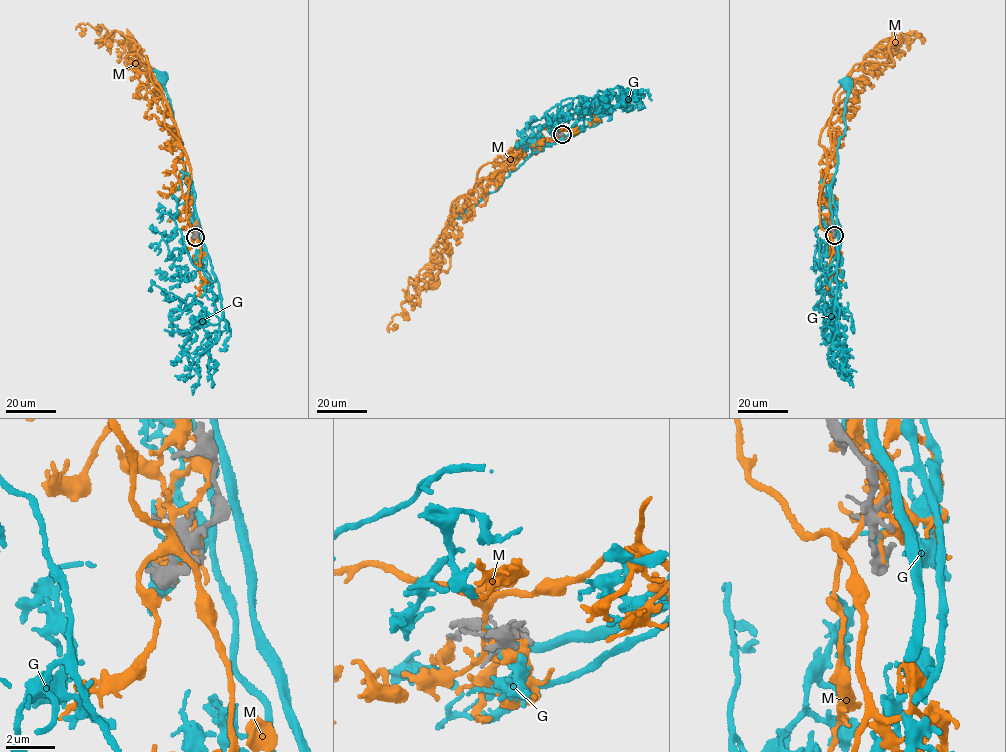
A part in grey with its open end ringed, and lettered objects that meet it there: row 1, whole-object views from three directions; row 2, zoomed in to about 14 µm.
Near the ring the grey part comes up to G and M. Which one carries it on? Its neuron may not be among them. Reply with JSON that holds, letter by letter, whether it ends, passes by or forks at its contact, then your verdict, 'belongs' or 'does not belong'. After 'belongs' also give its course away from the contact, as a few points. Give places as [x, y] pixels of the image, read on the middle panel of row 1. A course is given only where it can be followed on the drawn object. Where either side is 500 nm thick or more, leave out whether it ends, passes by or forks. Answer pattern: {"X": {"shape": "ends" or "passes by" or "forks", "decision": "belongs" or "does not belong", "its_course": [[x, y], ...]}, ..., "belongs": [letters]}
{"G": {"shape": "passes by", "decision": "belongs", "its_course": [[562, 134], [563, 140], [538, 147], [508, 173], [499, 188], [464, 212]]}, "M": {"shape": "ends", "decision": "does not belong"}, "belongs": ["G"]}

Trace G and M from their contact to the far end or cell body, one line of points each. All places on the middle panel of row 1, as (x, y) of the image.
G: (562, 134), (563, 140), (538, 147), (508, 173), (499, 188), (464, 212)
M: (562, 135), (543, 128), (533, 136), (517, 162), (478, 184), (444, 228), (450, 267), (437, 274), (434, 283)

